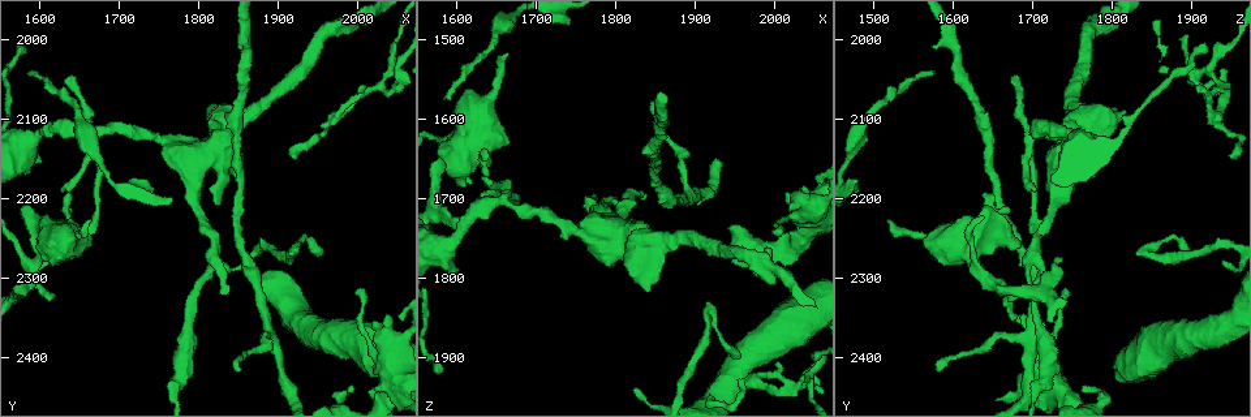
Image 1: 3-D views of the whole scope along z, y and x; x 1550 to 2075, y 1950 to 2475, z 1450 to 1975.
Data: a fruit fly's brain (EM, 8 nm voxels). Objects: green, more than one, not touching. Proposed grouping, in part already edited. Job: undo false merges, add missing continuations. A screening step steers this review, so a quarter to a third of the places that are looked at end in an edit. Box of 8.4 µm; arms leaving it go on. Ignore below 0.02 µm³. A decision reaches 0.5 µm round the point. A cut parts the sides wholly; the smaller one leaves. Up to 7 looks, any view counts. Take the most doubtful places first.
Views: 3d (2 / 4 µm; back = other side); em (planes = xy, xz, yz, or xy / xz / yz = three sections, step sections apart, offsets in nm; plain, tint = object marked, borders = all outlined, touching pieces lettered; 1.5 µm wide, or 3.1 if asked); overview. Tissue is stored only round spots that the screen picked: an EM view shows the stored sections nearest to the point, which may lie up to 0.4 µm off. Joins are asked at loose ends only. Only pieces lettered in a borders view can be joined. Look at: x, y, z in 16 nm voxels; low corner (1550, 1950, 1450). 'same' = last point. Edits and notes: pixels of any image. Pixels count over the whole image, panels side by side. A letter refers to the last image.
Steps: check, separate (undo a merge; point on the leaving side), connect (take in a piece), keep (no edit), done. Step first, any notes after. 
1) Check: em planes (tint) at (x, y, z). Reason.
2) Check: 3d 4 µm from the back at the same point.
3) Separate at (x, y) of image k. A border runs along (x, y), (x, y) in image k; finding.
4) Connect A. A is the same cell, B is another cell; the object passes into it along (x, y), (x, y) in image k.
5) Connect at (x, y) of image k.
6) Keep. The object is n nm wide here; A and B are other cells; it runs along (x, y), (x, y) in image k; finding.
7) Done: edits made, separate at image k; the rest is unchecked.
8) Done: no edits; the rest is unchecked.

Check: em yz step 8 (tint) at (1580, 2045, 1575). Long arm stops here.

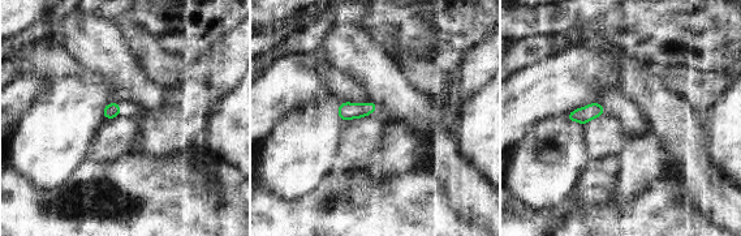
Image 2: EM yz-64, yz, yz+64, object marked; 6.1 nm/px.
Check: em planes (borders) at the same point. Another direction.

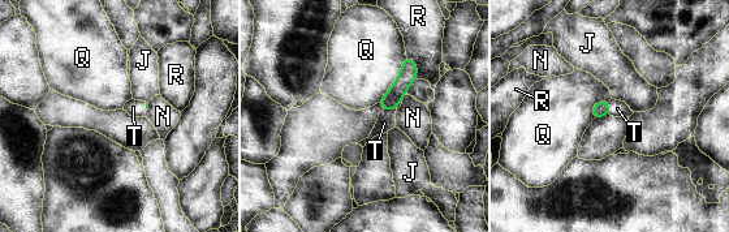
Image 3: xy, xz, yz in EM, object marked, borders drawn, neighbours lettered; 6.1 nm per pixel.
Connect T. T is the same cell, J, N, Q and R are other cells; the object passes into it along (600, 110), (608, 107), (617, 108) in image 3; the neuron continues.

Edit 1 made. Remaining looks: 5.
Check: overview. Redraw.

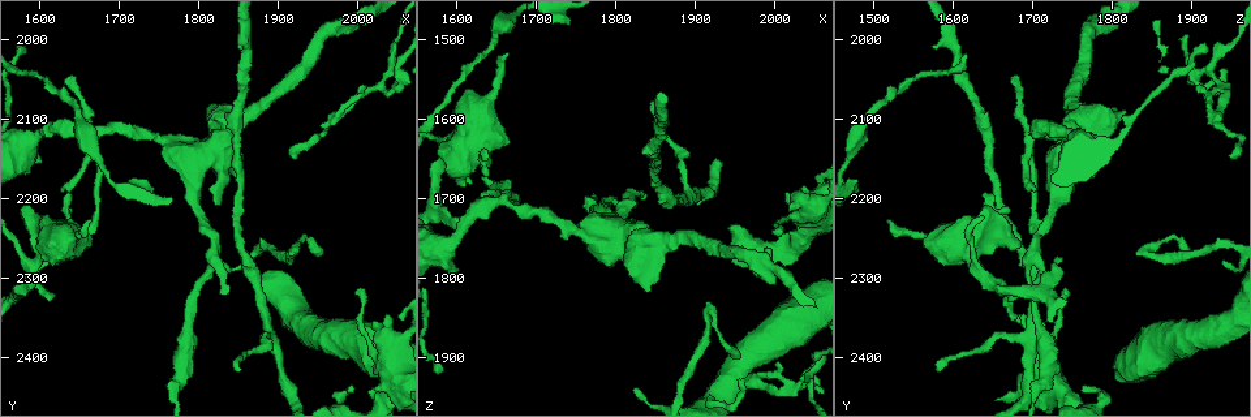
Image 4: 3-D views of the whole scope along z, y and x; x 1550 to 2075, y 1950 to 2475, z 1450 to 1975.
Check: em yz step 8 (tint) at (1635, 2190, 1640). An open end.

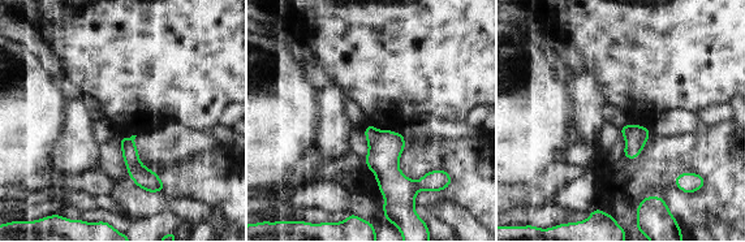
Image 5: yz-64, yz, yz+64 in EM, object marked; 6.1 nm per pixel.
Check: em planes (borders) at the same point. Another direction.

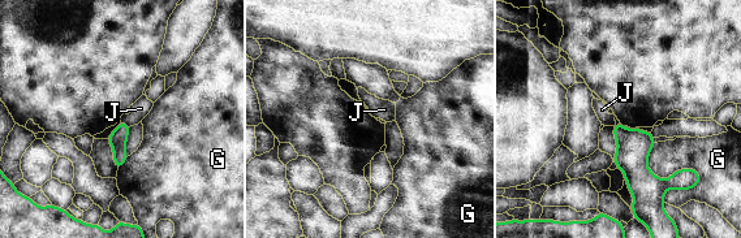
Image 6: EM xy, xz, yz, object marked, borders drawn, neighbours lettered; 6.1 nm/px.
Keep. The object is 110 nm wide here; G and J are other cells; no lettered piece goes on from it.

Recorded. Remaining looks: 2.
Check: em xy step 8 (tint) at (2030, 2400, 1715). Calibre changes.

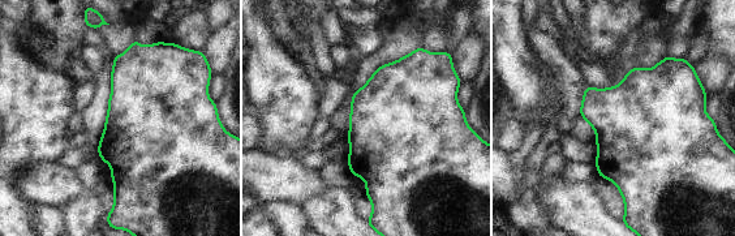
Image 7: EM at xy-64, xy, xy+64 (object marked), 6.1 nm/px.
Check: em planes (borders) at the same point. Cut it another way.

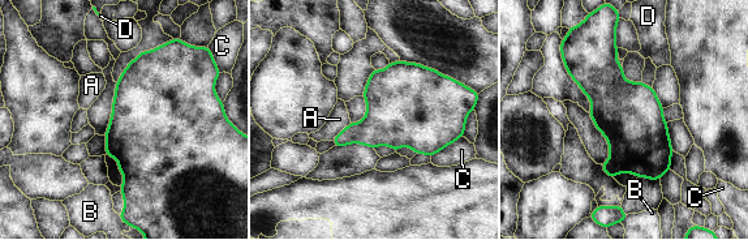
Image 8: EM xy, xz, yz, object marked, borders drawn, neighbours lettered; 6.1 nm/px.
Keep. A, B, C and D are other cells; a border runs along (351, 123), (331, 140) in image 8; one neuron here.

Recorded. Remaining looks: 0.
Done: edits made, connect at image 3; the rest is unchecked.

